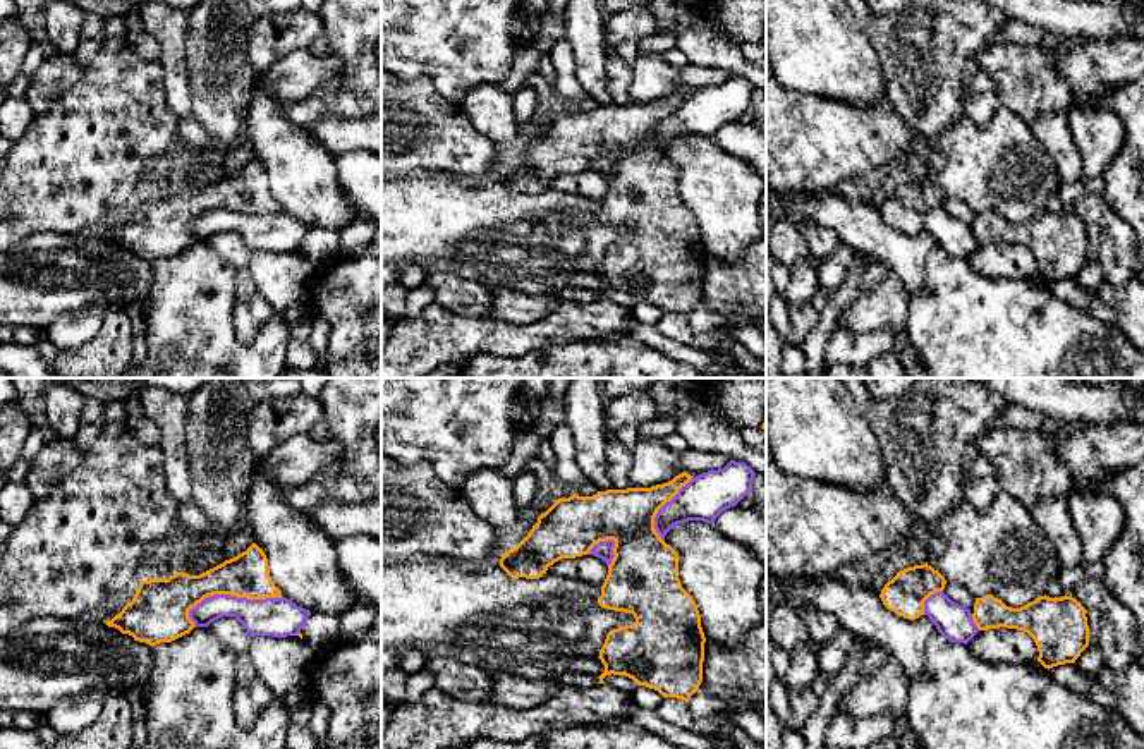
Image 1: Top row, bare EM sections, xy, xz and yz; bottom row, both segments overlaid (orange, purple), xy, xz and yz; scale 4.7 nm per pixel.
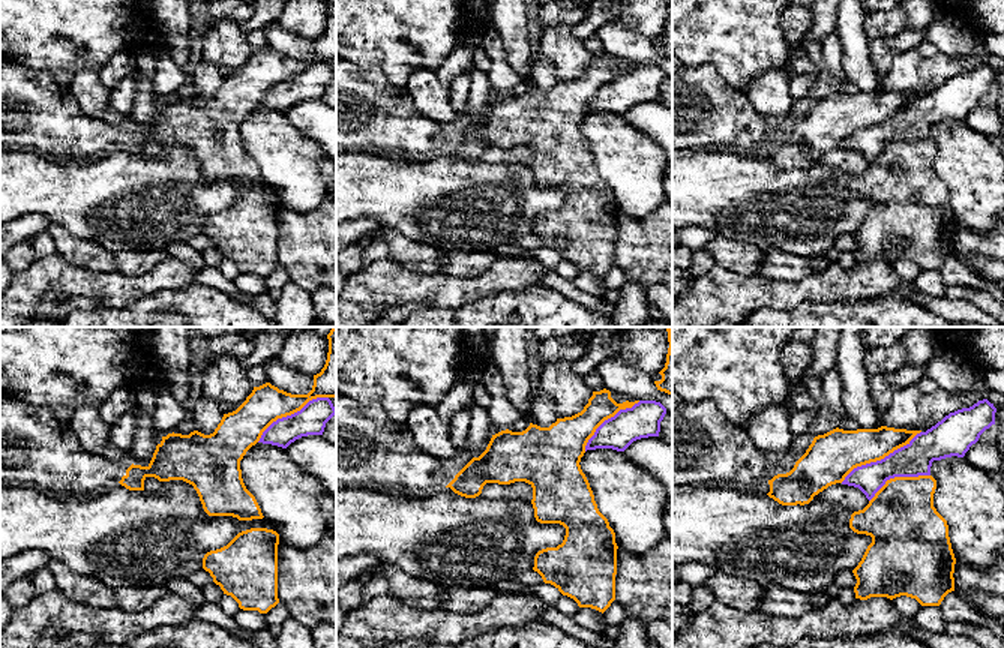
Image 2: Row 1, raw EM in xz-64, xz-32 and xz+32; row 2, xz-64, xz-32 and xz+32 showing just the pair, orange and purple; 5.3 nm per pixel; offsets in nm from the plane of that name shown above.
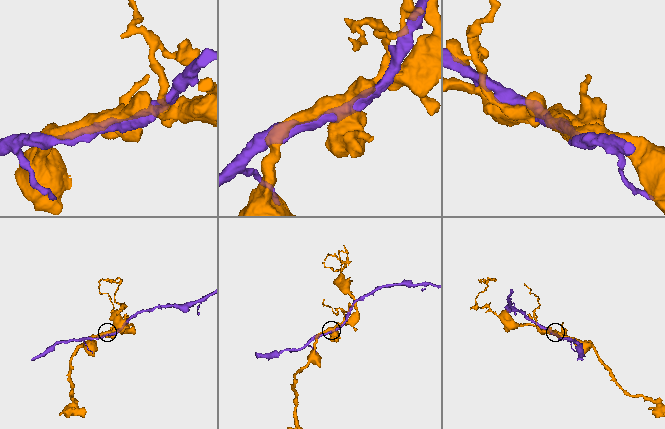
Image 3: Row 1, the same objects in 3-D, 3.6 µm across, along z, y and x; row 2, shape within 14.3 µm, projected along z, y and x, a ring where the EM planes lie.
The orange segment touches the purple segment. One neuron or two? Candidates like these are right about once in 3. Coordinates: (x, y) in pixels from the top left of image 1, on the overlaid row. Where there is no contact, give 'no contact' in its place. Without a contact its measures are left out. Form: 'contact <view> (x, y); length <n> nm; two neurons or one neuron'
contact xy (232, 595); length 460 nm; two neurons

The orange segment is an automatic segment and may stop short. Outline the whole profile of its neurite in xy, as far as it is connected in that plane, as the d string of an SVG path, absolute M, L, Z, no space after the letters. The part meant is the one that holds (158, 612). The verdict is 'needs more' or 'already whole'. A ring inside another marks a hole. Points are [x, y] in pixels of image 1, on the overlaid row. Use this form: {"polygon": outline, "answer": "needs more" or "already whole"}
{"polygon": "M253 543L246 551L199 575L175 572L168 579L141 581L132 601L103 622L149 646L172 642L196 627L189 610L213 594L282 598L270 577L265 551Z", "answer": "already whole"}

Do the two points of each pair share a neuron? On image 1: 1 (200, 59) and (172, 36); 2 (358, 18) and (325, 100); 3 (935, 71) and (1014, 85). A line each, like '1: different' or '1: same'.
1: different
2: same
3: different

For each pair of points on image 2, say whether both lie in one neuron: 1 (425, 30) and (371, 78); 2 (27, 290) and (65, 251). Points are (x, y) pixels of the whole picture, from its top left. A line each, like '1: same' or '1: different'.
1: different
2: different

